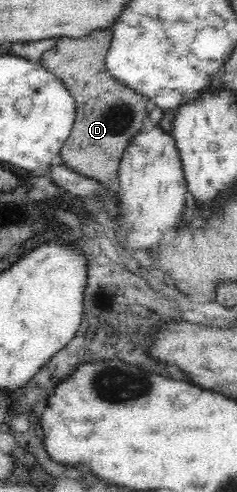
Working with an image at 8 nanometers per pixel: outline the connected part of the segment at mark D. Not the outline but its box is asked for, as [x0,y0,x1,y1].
[39,30,152,184]

